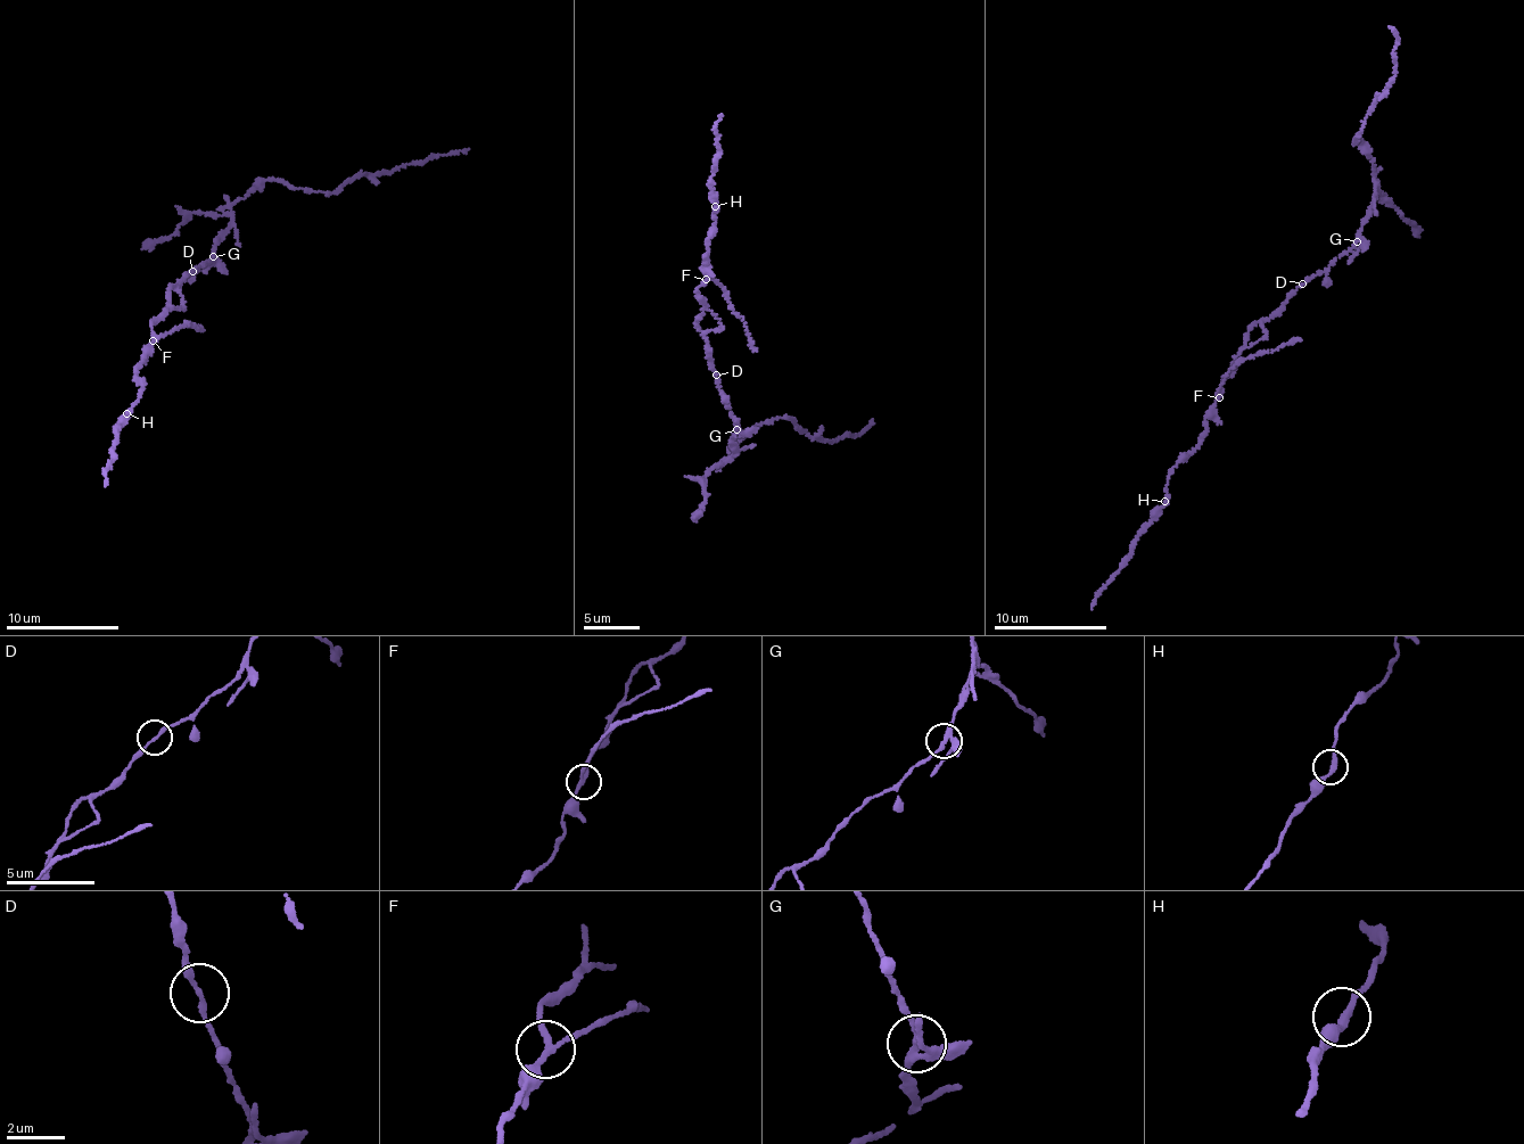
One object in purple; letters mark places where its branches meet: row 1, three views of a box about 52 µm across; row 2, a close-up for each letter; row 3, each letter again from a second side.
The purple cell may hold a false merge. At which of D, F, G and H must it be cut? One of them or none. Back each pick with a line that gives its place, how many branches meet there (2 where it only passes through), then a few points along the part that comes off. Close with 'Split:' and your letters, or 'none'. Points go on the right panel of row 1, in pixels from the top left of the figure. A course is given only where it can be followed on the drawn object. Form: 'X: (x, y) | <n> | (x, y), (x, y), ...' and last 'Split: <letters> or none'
G: (1357, 241) | 3 | (1357, 243), (1374, 194), (1376, 174), (1361, 143), (1354, 140), (1395, 75), (1398, 40), (1389, 26)
Split: G

